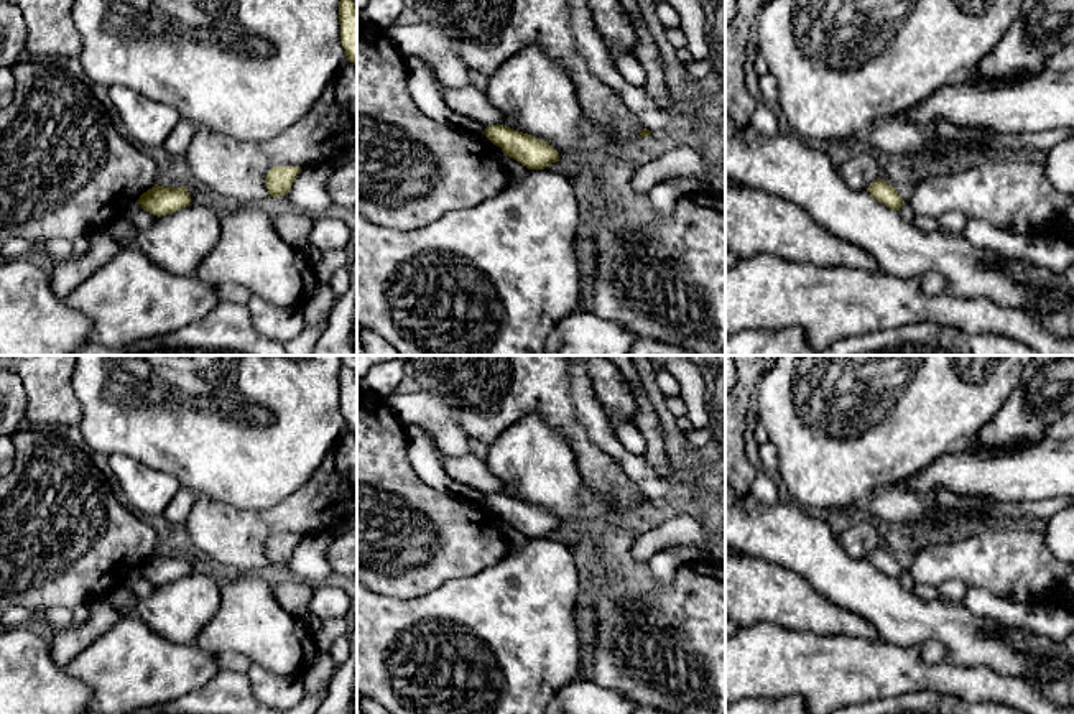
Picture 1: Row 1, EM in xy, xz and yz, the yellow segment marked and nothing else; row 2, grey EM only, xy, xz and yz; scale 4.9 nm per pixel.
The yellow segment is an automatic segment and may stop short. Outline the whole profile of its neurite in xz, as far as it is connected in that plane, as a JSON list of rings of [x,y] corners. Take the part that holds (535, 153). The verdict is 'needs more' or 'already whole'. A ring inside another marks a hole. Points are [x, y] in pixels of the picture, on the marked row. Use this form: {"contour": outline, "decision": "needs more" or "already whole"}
{"contour": [[[490,125],[485,137],[502,148],[503,155],[516,160],[528,169],[544,169],[559,161],[558,151],[544,140],[513,130],[507,125]]], "decision": "already whole"}

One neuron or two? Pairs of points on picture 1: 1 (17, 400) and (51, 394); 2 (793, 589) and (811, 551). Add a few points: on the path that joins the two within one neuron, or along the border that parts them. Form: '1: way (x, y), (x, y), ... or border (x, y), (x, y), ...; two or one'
1: border (17, 375), (27, 395), (25, 417); two
2: border (765, 560), (796, 571), (829, 601); two

